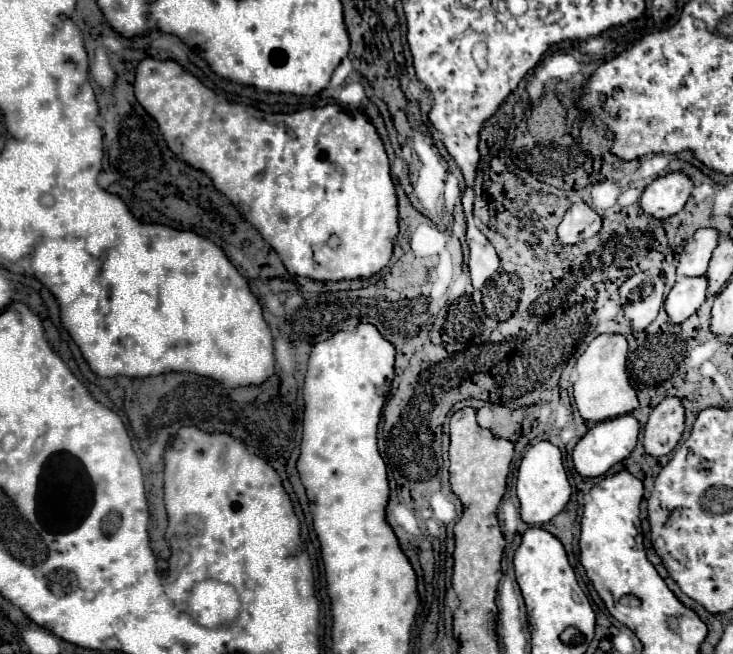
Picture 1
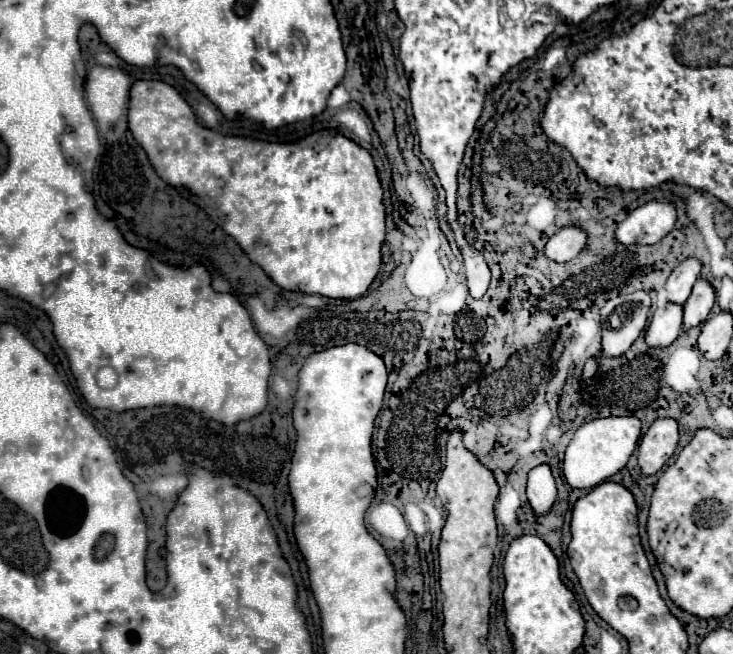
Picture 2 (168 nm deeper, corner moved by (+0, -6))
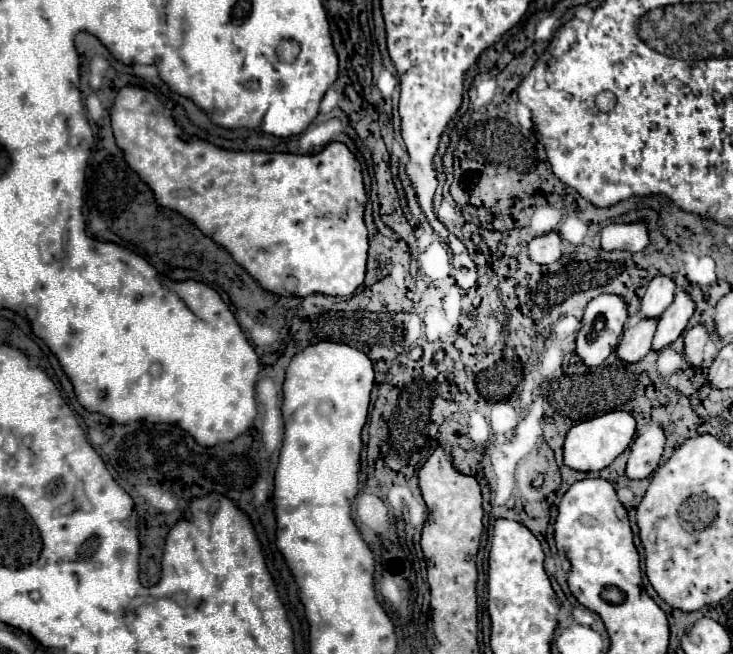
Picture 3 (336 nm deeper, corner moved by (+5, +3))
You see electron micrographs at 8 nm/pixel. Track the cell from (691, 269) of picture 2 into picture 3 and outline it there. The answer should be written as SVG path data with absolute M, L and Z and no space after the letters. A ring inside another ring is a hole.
M657 276L649 282L645 296L641 298L639 316L641 318L659 318L675 296L675 282L667 276Z

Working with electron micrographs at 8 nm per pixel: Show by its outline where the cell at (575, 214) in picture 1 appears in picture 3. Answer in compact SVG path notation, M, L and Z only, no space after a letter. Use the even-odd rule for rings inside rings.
M557 232L537 236L529 242L527 252L535 264L551 264L561 256L561 238Z

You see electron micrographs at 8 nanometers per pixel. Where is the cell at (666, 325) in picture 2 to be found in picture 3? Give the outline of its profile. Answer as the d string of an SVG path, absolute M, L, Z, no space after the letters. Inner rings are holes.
M639 320L635 326L627 328L615 350L617 360L625 364L635 364L643 360L645 354L651 350L655 328L657 328L657 320Z

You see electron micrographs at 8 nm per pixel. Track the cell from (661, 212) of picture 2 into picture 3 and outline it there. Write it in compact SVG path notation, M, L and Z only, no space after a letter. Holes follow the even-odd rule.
M607 224L601 230L601 250L625 250L625 252L641 252L649 244L647 224Z

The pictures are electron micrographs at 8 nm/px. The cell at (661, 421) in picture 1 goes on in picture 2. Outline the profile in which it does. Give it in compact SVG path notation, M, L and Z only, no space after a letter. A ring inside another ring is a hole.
M672 417L656 419L640 439L638 463L646 475L658 473L678 447L678 423Z

